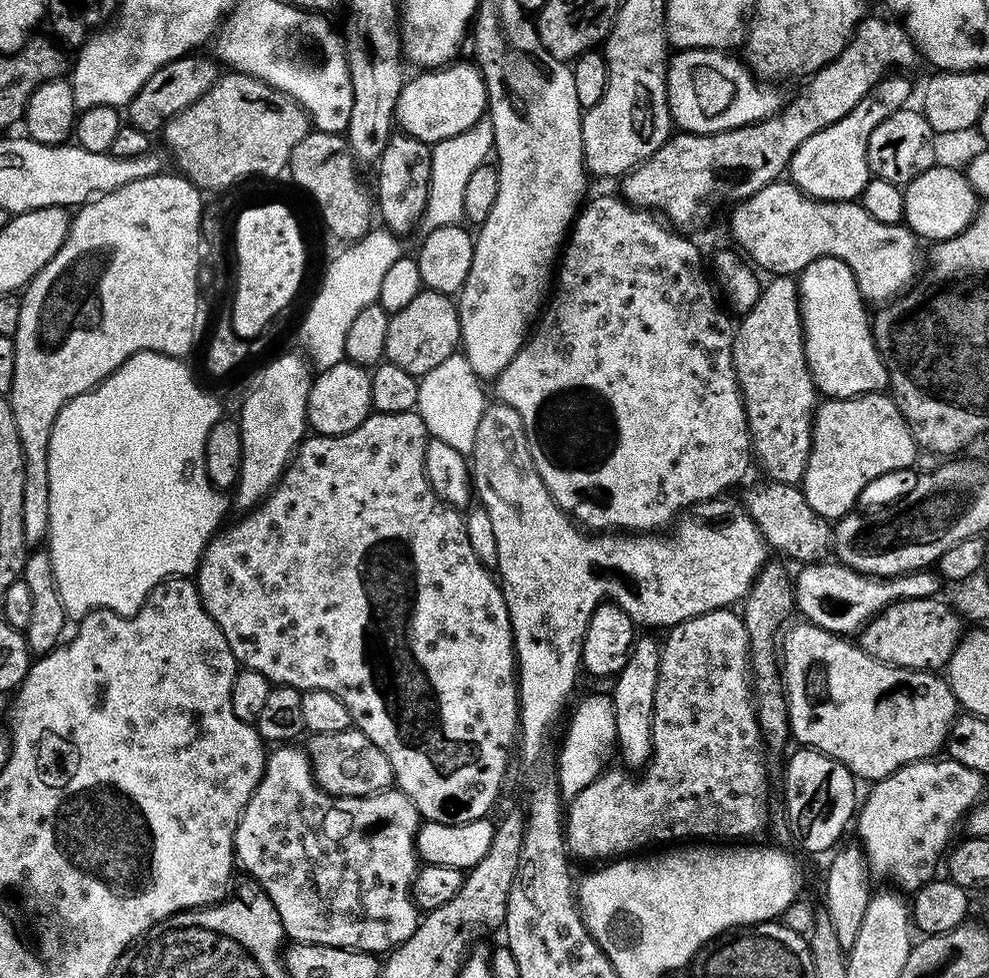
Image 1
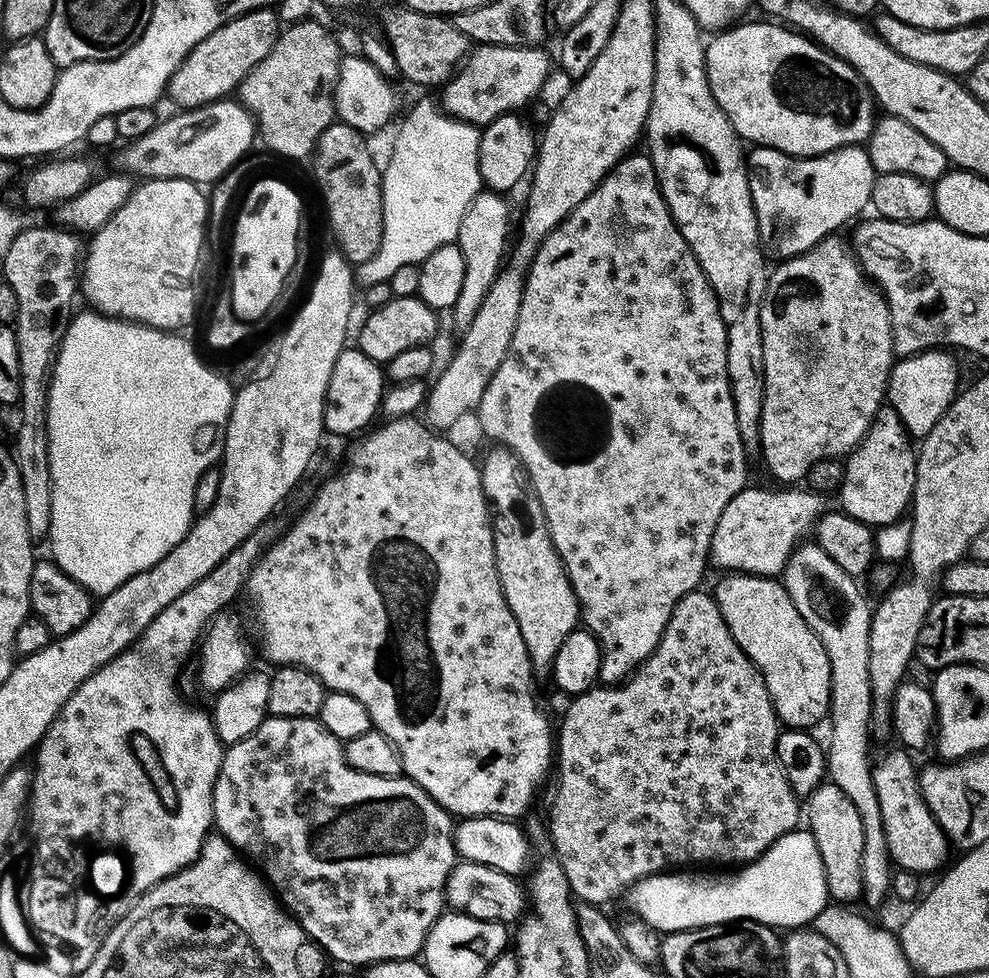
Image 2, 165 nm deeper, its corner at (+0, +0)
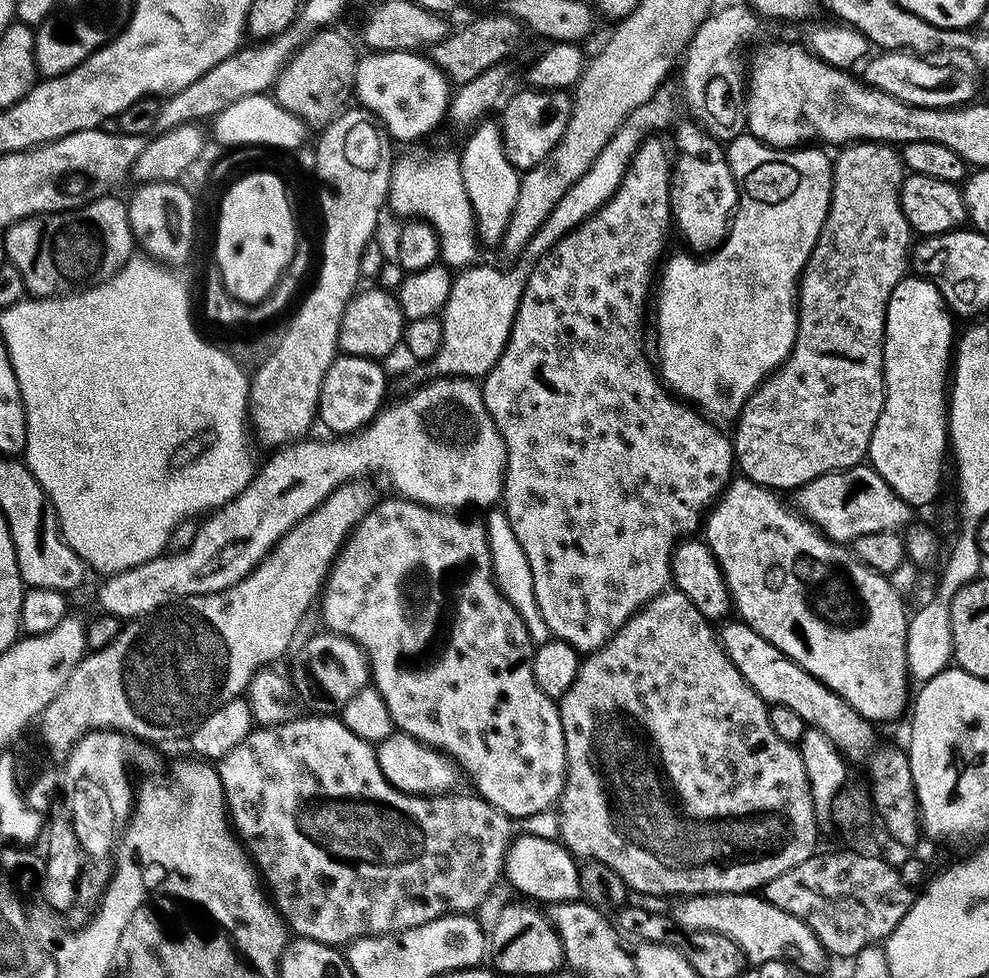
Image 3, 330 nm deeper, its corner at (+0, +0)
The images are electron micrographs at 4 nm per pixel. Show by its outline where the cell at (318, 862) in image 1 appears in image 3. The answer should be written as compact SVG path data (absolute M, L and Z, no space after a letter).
M308 714L305 717L297 716L286 723L253 727L248 736L242 738L242 742L234 746L234 750L230 750L230 754L218 761L224 803L234 831L242 841L253 865L258 869L275 903L276 911L284 917L285 925L297 937L305 940L317 940L329 946L347 946L363 936L385 936L391 932L401 932L437 920L439 916L475 913L475 908L491 894L496 879L501 879L508 845L514 839L513 821L475 794L427 797L399 792L382 774L375 747L367 740L358 738L358 734L347 728L343 720L332 714Z

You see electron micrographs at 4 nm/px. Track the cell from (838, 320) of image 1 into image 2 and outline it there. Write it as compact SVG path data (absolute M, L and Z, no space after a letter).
M927 349L913 356L903 357L893 363L888 375L885 397L889 407L902 418L909 435L923 438L933 429L958 394L956 383L960 372L952 355L943 349Z

